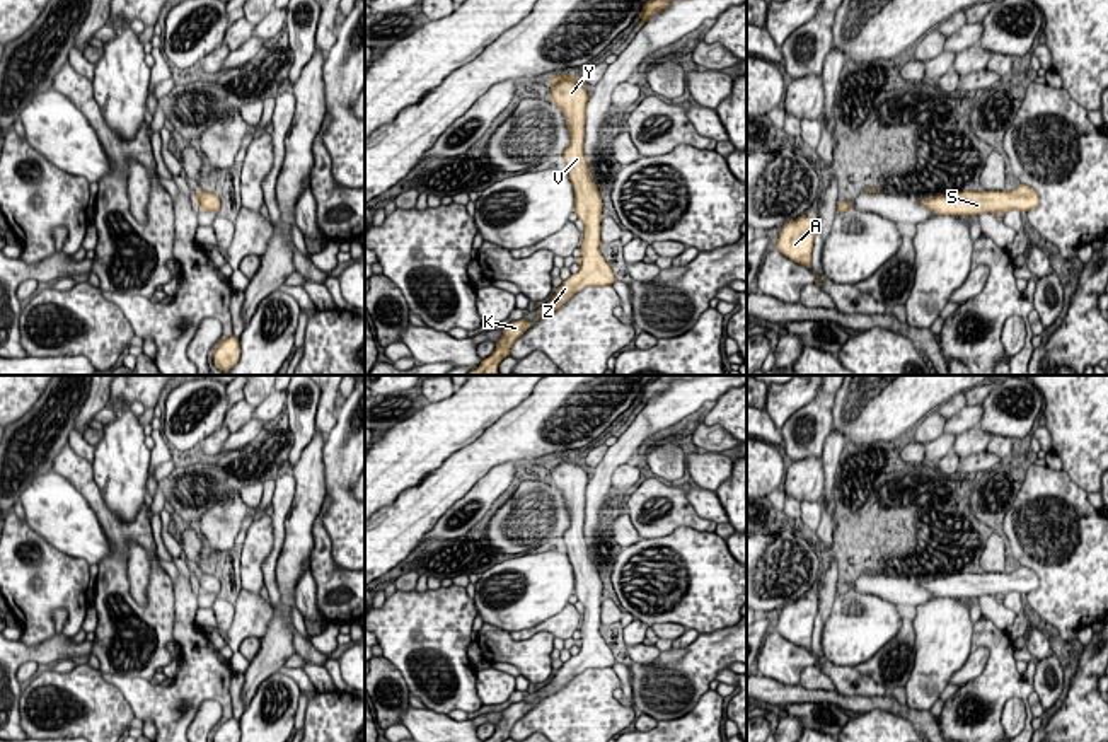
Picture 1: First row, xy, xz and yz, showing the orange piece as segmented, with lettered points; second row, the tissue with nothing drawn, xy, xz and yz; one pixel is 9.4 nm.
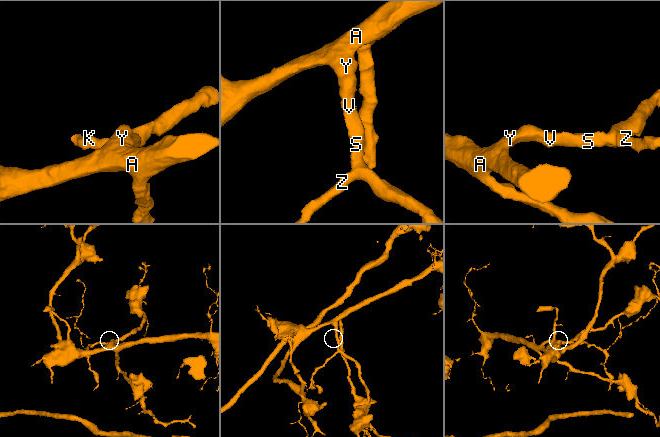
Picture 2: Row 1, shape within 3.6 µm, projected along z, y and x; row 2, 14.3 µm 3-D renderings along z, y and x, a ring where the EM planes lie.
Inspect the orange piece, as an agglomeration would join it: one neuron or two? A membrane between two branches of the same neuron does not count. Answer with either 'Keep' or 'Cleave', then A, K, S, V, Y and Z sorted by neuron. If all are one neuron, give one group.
Keep. Groups: A K S V Y Z

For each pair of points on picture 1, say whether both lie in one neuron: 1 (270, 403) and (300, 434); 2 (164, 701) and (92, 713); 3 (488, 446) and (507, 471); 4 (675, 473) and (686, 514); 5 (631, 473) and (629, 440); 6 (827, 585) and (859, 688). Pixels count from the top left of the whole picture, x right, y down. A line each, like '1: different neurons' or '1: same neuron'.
1: different neurons
2: different neurons
3: different neurons
4: different neurons
5: different neurons
6: same neuron

